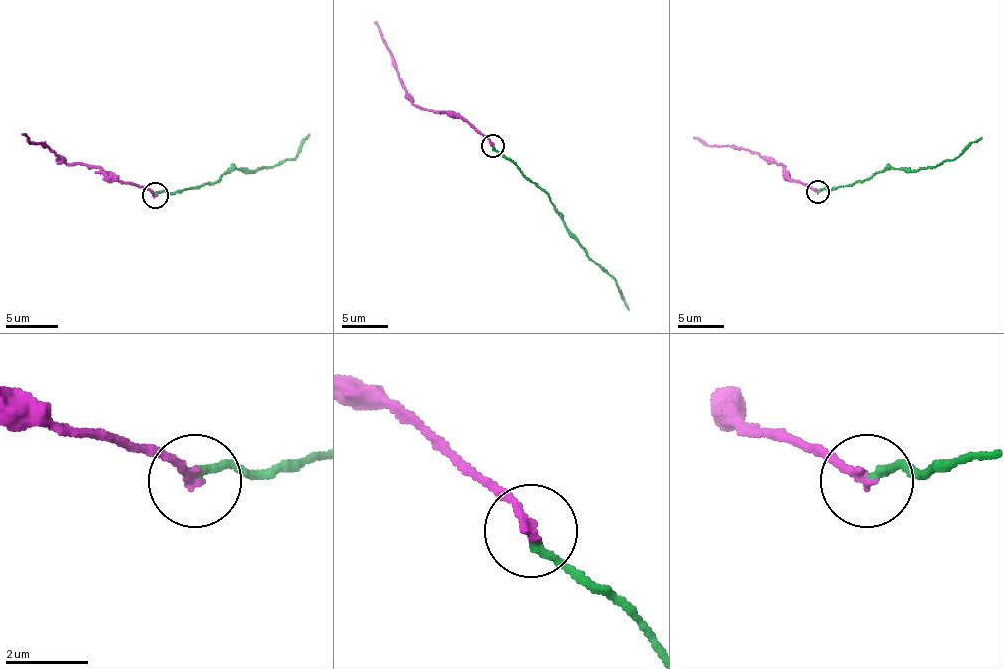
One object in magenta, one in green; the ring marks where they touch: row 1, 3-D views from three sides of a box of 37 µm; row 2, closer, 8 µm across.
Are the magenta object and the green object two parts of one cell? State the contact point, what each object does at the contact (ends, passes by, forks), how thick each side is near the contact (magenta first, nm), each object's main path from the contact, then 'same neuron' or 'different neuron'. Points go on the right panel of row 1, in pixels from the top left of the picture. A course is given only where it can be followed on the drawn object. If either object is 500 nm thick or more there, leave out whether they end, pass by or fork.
(817, 192) | magenta ends | green ends | 240/200 nm | magenta via (817, 191), (789, 177), (780, 163), (770, 163), (743, 147), (706, 145), (694, 138) | green via (817, 191), (851, 186), (877, 172), (902, 168), (935, 168), (981, 138) | different neuron

